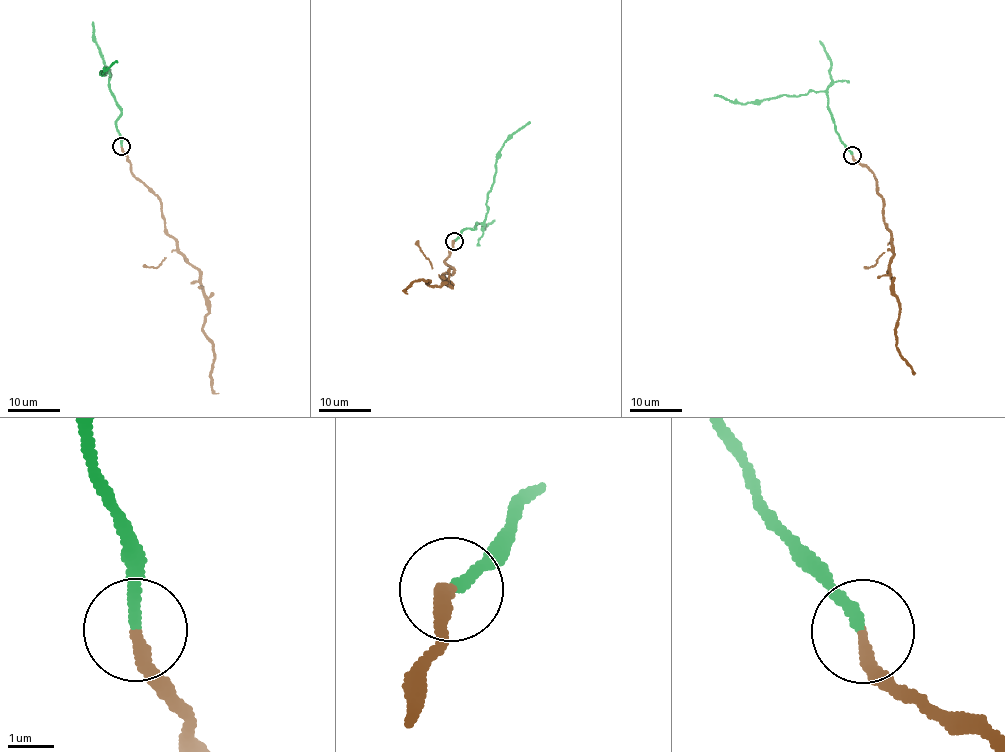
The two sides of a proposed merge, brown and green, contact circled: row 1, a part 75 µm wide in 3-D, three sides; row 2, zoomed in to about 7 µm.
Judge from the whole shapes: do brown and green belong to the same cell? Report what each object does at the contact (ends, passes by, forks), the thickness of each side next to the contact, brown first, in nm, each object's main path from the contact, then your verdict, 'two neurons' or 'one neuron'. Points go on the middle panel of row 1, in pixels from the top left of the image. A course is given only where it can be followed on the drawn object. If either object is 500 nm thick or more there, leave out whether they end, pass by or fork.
brown ends | green ends | 240/240 nm | brown via (454, 240), (445, 260), (453, 274), (444, 272), (442, 280), (450, 286), (421, 278), (407, 288), (408, 294) | green via (454, 240), (464, 229), (476, 229), (475, 223), (484, 221), (497, 154), (513, 134), (530, 122) | one neuron

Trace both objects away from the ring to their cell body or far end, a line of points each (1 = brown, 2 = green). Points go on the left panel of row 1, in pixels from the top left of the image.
1: (121, 146), (161, 203), (177, 251), (199, 273), (219, 393)
2: (121, 146), (116, 123), (121, 106), (110, 91), (110, 76), (99, 72), (108, 70), (117, 61)

